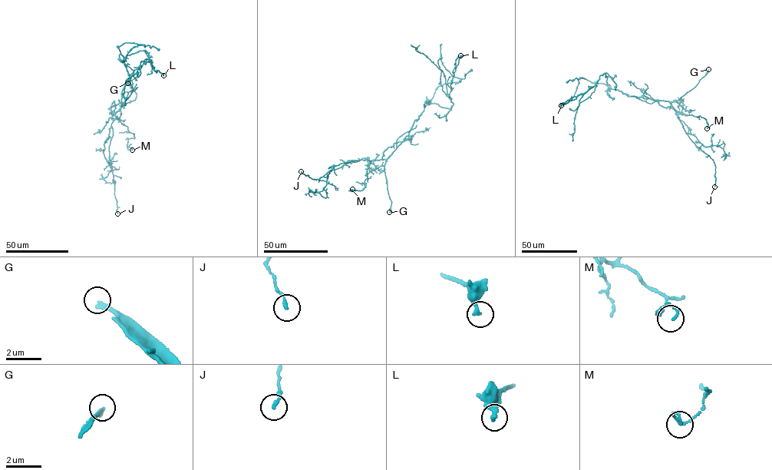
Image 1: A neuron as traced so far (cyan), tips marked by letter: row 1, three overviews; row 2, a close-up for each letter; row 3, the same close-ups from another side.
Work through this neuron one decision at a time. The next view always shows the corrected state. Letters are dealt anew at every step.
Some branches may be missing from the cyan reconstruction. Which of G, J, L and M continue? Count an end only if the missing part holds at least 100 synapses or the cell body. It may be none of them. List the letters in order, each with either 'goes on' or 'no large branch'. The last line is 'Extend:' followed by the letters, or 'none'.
G: goes on
J: no large branch
L: no large branch
M: no large branch
Extend: G

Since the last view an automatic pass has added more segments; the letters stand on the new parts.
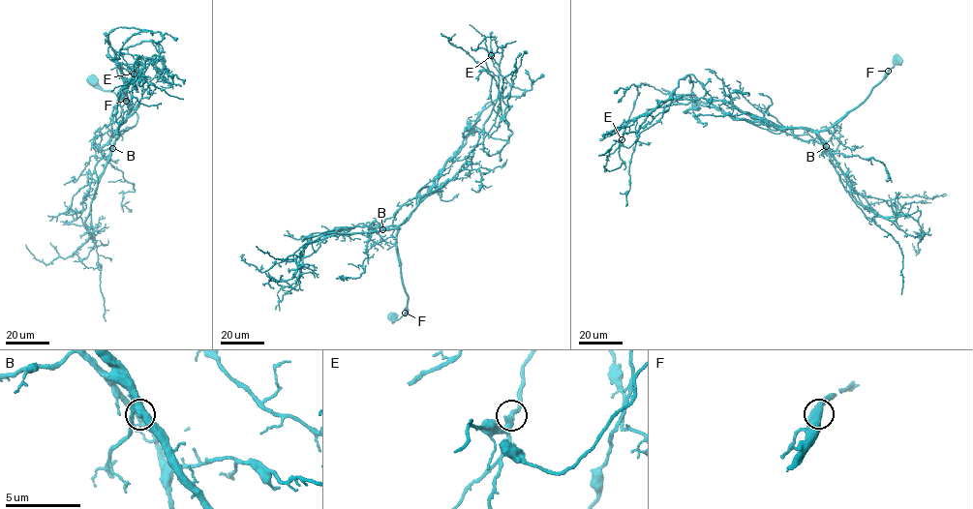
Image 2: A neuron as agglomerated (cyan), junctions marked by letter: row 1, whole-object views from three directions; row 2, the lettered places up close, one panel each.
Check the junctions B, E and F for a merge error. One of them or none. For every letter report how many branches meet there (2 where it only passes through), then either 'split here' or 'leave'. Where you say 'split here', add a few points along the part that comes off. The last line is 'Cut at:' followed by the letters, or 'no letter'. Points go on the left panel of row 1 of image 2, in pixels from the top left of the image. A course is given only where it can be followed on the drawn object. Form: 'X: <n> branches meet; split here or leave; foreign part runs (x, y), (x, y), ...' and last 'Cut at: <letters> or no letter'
B: 2 branches meet; leave
E: 2 branches meet; leave
F: 2 branches meet; split here; foreign part runs (126, 101), (137, 120), (118, 133), (86, 217), (87, 241), (72, 255), (47, 264), (25, 245)
Cut at: F

